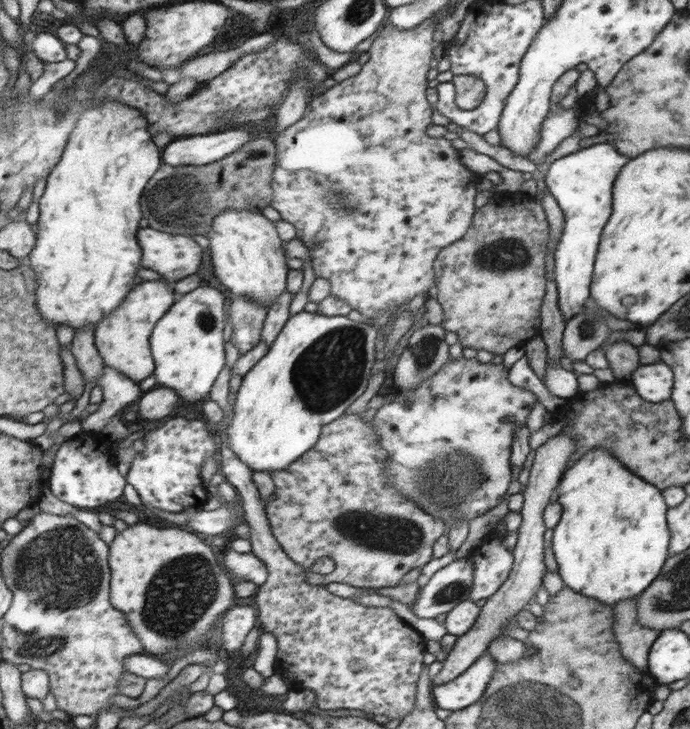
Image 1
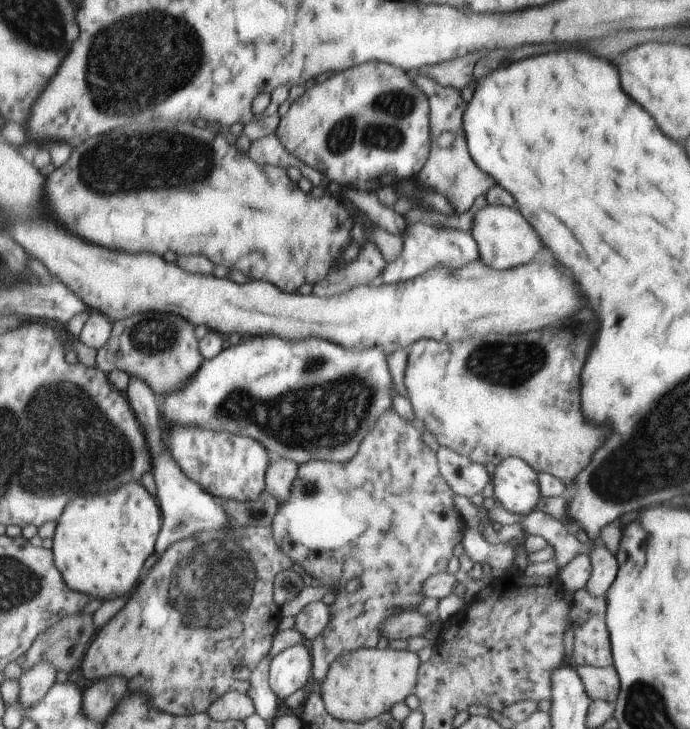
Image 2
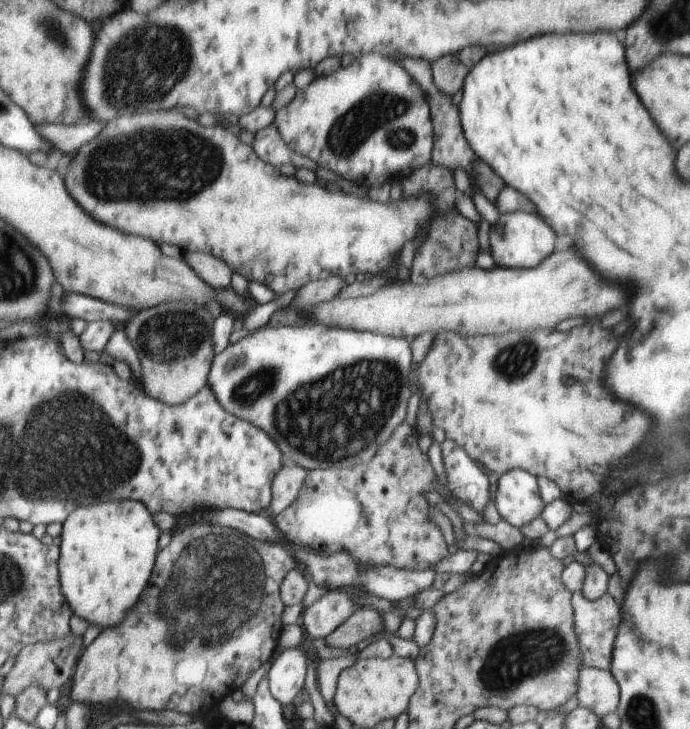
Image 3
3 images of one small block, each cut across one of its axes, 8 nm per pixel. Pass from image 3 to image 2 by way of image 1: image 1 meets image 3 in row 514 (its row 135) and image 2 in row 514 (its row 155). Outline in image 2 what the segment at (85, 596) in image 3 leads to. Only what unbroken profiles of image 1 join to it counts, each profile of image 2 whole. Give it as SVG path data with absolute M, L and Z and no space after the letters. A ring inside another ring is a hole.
M128 482L120 490L74 498L59 520L55 561L74 590L103 601L122 598L134 588L146 558L154 552L160 524L160 510L142 484Z

